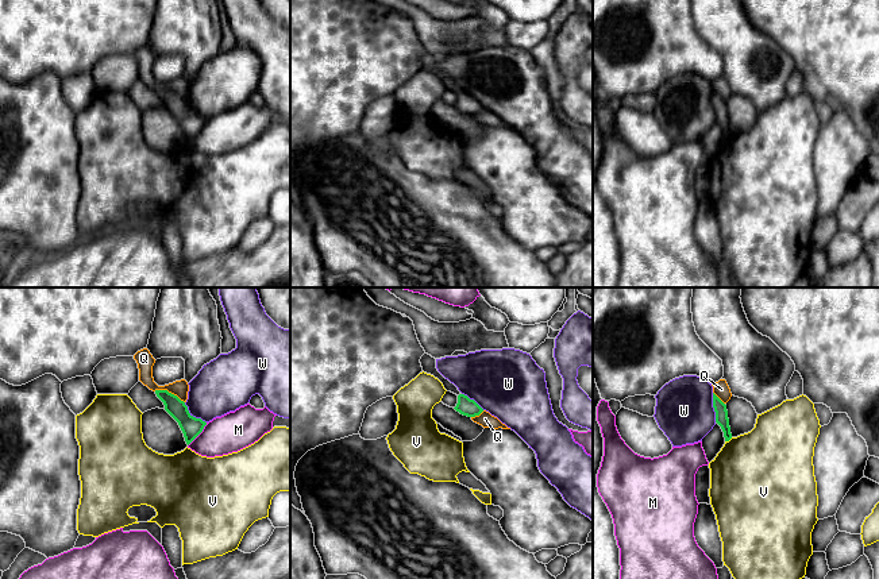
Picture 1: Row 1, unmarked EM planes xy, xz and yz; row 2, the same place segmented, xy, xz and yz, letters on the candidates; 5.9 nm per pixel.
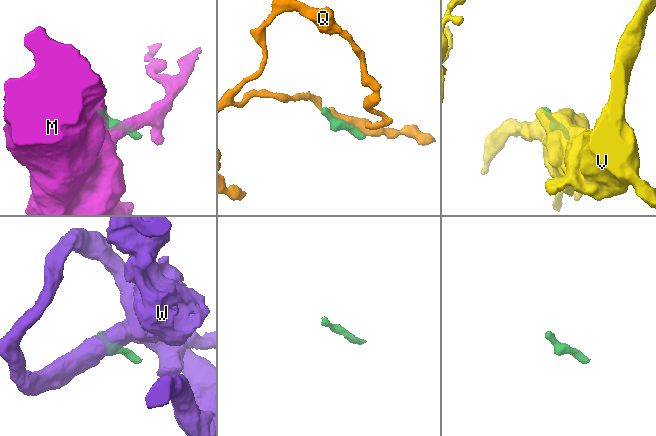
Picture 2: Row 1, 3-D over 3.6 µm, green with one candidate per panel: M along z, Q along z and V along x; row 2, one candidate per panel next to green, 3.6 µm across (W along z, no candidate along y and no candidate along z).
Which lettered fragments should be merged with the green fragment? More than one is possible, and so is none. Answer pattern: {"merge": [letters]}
{"merge": []}

